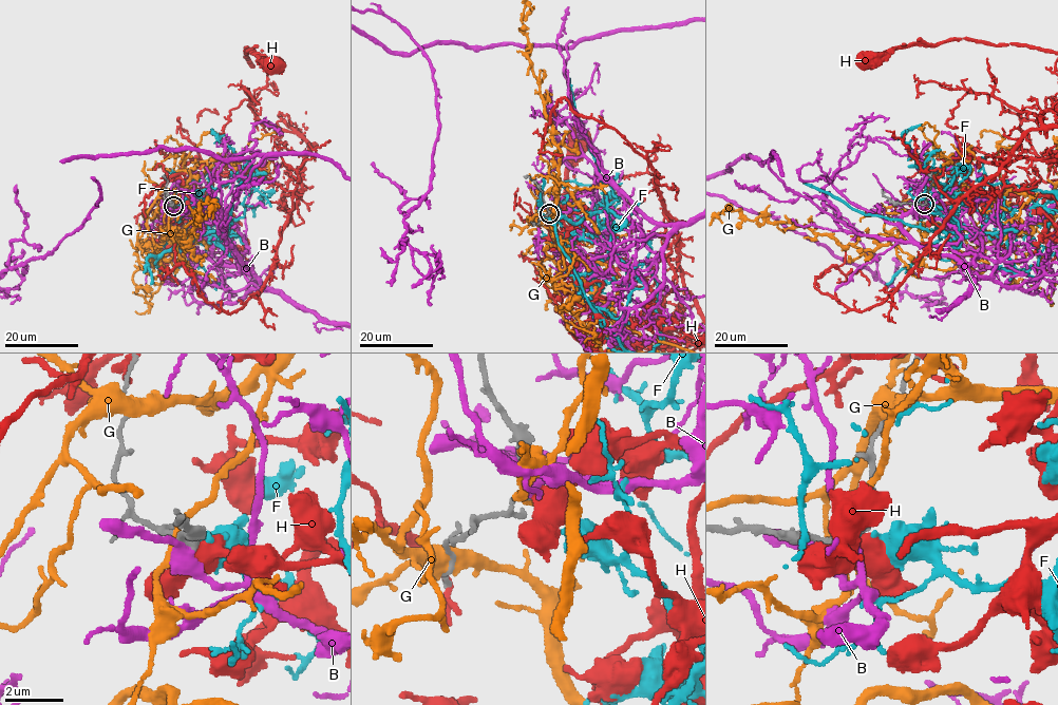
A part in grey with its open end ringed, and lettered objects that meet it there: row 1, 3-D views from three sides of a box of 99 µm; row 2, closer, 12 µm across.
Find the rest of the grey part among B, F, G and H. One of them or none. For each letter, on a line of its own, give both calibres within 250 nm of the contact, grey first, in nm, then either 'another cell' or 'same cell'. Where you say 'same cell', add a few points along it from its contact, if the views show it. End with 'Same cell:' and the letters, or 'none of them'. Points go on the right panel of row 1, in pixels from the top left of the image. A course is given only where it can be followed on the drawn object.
B: 320/440 nm | another cell
F: 320/240 nm | same cell
G: 240/200 nm | another cell
H: 320/550 nm | another cell
Same cell: F

